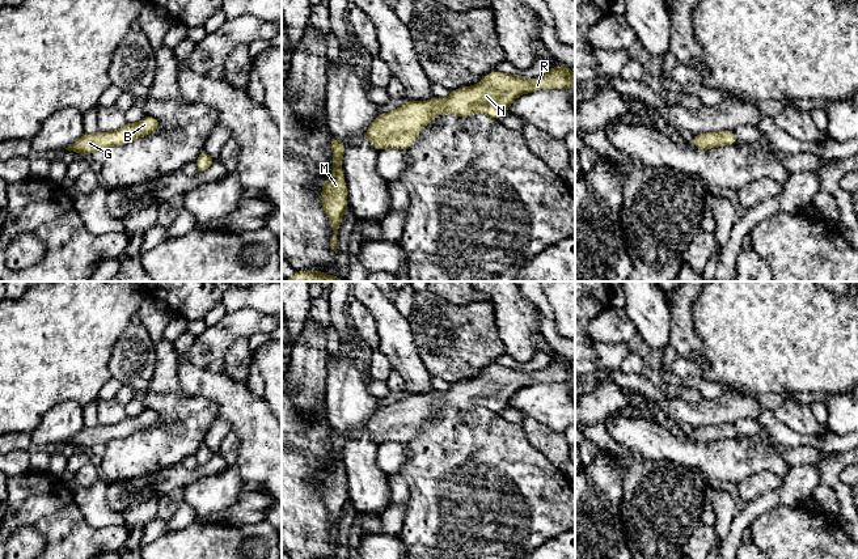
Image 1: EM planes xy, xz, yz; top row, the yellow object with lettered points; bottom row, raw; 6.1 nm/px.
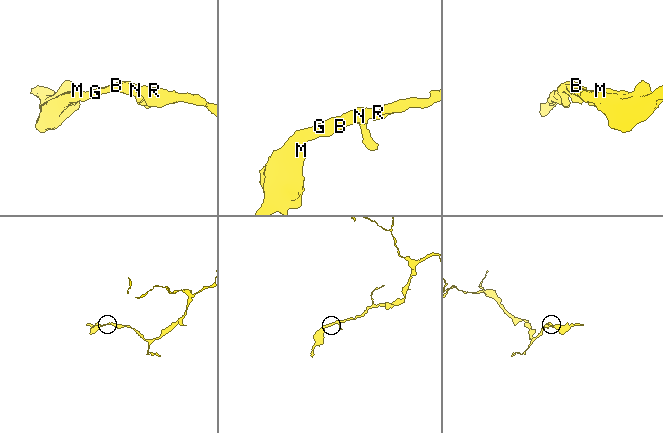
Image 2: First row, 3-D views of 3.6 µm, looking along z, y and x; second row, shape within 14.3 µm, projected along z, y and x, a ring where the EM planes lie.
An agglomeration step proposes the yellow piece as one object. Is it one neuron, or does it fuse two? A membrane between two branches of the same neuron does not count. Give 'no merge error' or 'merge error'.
no merge error

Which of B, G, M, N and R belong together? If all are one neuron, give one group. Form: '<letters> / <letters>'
B G M N R

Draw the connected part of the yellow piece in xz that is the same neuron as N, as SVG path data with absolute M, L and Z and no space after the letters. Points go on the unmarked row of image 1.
M555 359L540 372L524 372L494 364L476 378L451 384L448 391L434 390L423 395L407 394L390 406L381 406L369 418L365 429L377 444L407 442L415 436L420 424L444 406L458 410L482 406L500 412L519 389L540 382L570 384L574 376L574 364L567 359Z

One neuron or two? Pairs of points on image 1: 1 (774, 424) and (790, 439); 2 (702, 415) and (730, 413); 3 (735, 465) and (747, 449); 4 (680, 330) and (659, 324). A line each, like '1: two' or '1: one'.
1: one
2: one
3: one
4: two

